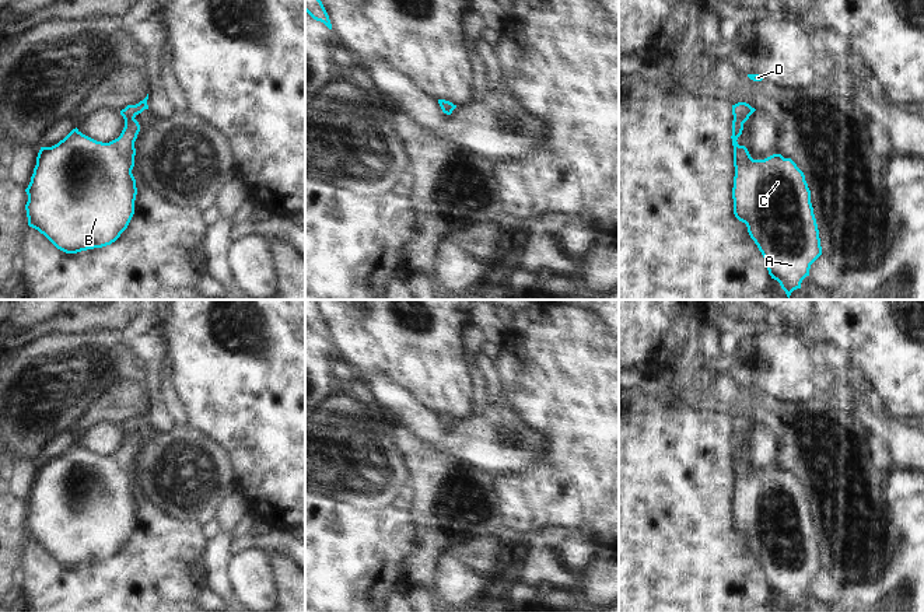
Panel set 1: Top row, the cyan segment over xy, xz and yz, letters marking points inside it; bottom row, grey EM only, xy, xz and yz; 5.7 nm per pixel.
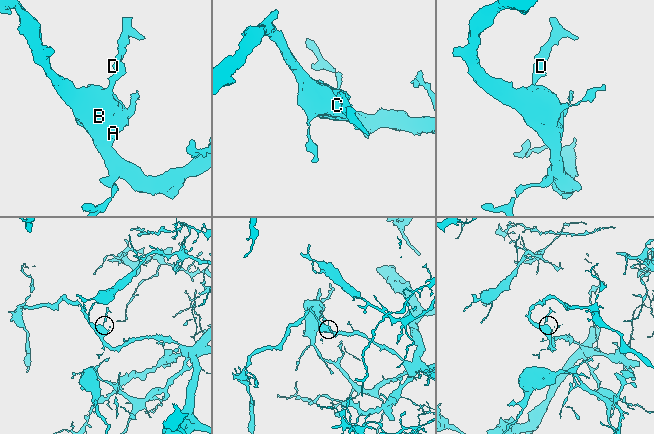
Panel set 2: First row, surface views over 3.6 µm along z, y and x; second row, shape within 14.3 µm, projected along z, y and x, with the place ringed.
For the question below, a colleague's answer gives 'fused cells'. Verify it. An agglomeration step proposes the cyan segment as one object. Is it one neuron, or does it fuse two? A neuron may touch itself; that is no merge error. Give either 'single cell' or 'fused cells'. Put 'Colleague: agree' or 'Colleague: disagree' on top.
Colleague: disagree
single cell

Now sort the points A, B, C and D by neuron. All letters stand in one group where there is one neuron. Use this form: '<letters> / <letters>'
A B C D

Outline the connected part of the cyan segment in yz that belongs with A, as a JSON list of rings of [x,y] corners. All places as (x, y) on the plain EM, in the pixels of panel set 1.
[[[746,416],[732,419],[734,528],[746,538],[769,588],[790,612],[822,569],[819,543],[811,504],[797,478],[781,468],[753,473],[738,458],[743,437],[755,424]]]

